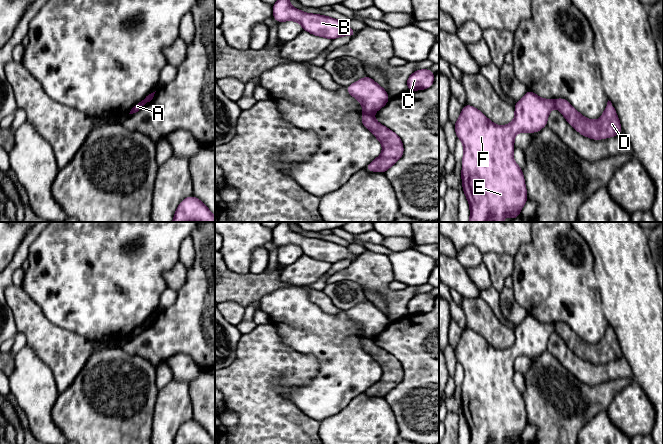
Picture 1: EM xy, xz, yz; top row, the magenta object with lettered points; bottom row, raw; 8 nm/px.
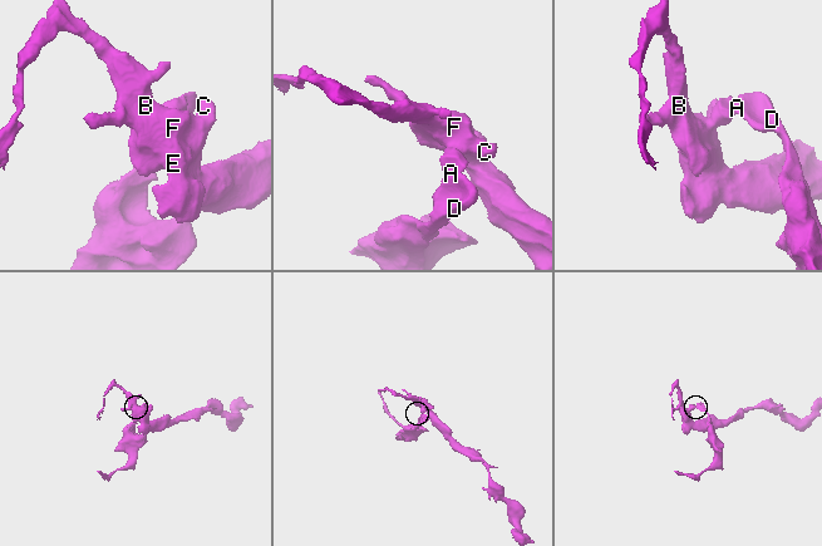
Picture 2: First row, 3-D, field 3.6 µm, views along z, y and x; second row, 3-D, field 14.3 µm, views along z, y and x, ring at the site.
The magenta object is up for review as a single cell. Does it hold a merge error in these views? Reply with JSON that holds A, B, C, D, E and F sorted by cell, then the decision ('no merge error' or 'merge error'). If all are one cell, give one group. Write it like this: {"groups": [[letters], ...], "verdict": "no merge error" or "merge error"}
{"groups": [["A", "D"], ["B", "C", "E", "F"]], "verdict": "merge error"}

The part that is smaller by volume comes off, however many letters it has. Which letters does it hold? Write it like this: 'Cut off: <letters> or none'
Cut off: A, D

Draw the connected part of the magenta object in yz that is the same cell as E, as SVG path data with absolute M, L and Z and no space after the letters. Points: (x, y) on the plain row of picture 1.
M528 314L514 328L515 342L507 349L491 346L475 331L464 329L454 348L455 357L463 367L462 410L470 430L469 444L504 444L506 439L519 442L519 435L528 425L522 393L513 383L514 362L519 356L535 357L547 350L547 343L555 324L541 323Z

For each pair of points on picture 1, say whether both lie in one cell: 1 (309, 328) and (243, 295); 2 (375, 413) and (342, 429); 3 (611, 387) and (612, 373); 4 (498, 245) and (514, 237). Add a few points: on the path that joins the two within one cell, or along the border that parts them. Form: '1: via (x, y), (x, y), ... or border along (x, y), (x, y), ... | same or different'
1: border along (277, 288), (262, 297), (260, 308) | different
2: via (367, 421), (359, 429), (350, 429) | same
3: border along (632, 377), (619, 377), (598, 384), (588, 385) | different
4: via (502, 241), (506, 237), (510, 237) | same

